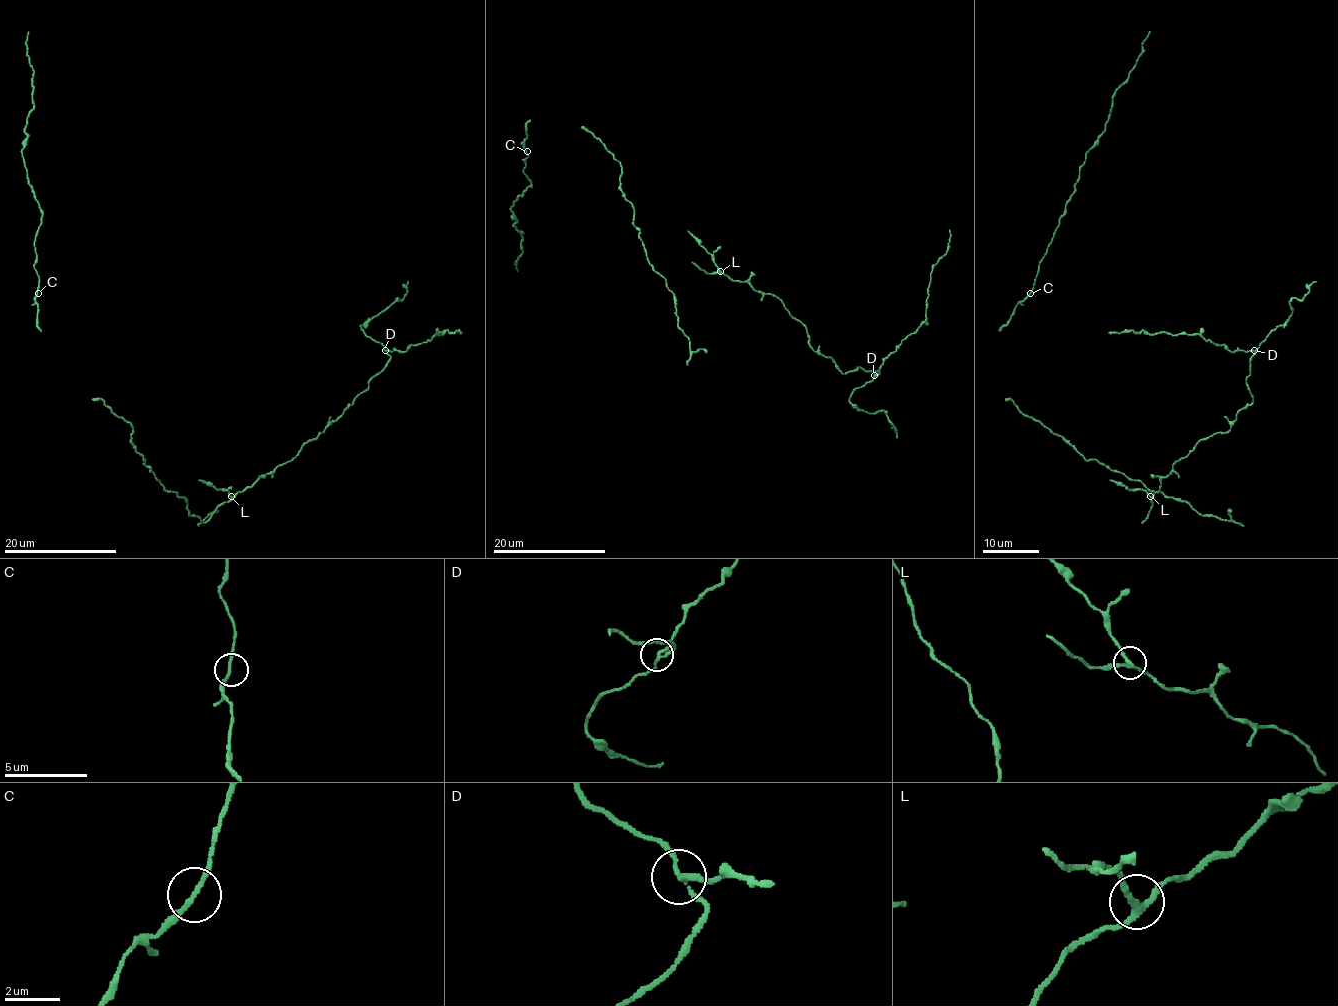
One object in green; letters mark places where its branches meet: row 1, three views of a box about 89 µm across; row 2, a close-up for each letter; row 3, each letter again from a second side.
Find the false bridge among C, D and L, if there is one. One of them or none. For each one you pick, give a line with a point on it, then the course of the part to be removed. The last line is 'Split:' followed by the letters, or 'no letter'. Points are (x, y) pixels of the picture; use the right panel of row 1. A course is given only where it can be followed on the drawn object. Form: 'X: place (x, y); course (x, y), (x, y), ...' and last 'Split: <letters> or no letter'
D: place (1254, 350); course (1254, 351), (1230, 351), (1206, 341), (1199, 334), (1108, 332)
Split: D

